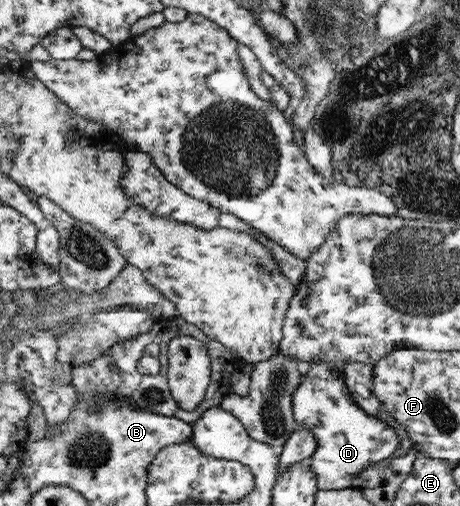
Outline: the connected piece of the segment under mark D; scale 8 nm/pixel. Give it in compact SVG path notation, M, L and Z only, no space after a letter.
M311 361L304 367L305 380L300 384L292 396L292 415L297 423L308 428L317 441L315 452L310 456L310 469L316 474L317 486L321 490L341 490L351 488L354 478L364 472L370 464L385 461L386 458L397 452L401 445L401 439L396 430L389 423L376 416L370 415L366 410L359 408L351 398L345 385L343 375L338 375L332 369L333 363L329 361Z

